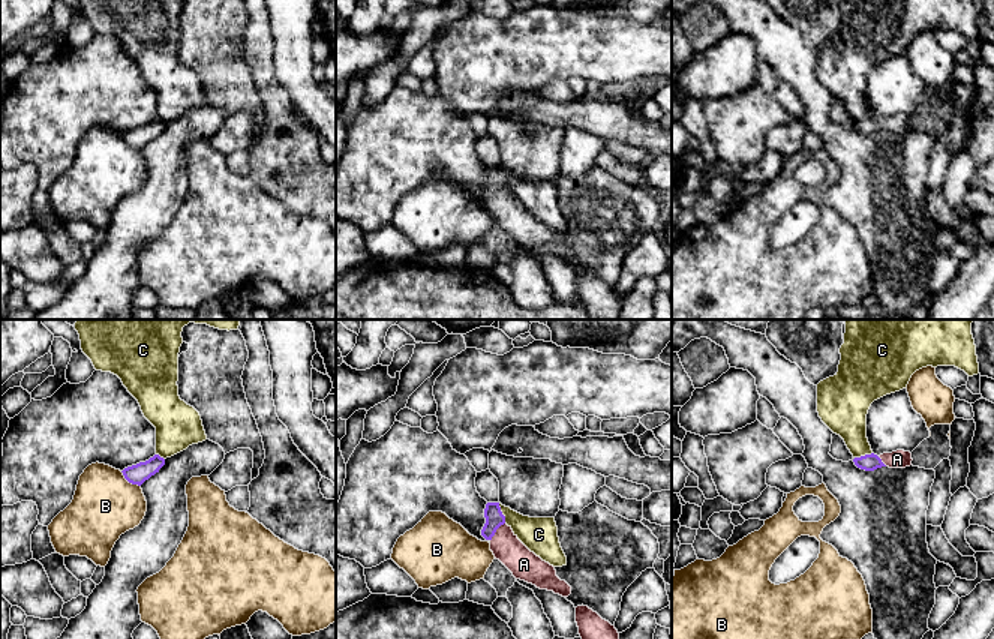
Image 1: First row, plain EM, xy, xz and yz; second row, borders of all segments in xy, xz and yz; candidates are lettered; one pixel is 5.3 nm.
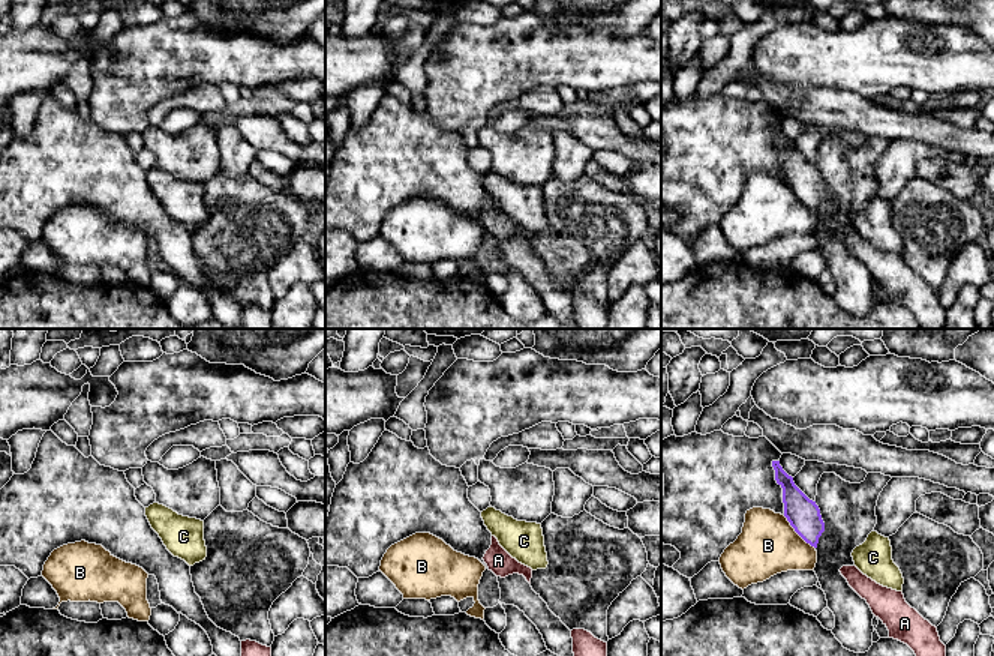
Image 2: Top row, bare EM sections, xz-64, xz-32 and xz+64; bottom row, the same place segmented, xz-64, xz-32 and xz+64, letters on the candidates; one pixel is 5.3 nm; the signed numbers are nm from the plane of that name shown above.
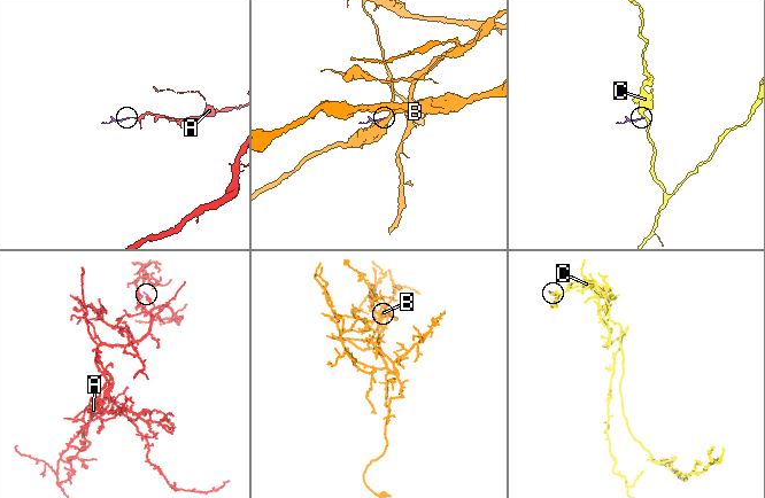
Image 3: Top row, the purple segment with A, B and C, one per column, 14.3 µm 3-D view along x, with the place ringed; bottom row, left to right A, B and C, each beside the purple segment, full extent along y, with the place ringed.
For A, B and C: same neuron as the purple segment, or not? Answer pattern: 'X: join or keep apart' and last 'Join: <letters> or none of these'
A: join
B: keep apart
C: keep apart
Join: A

